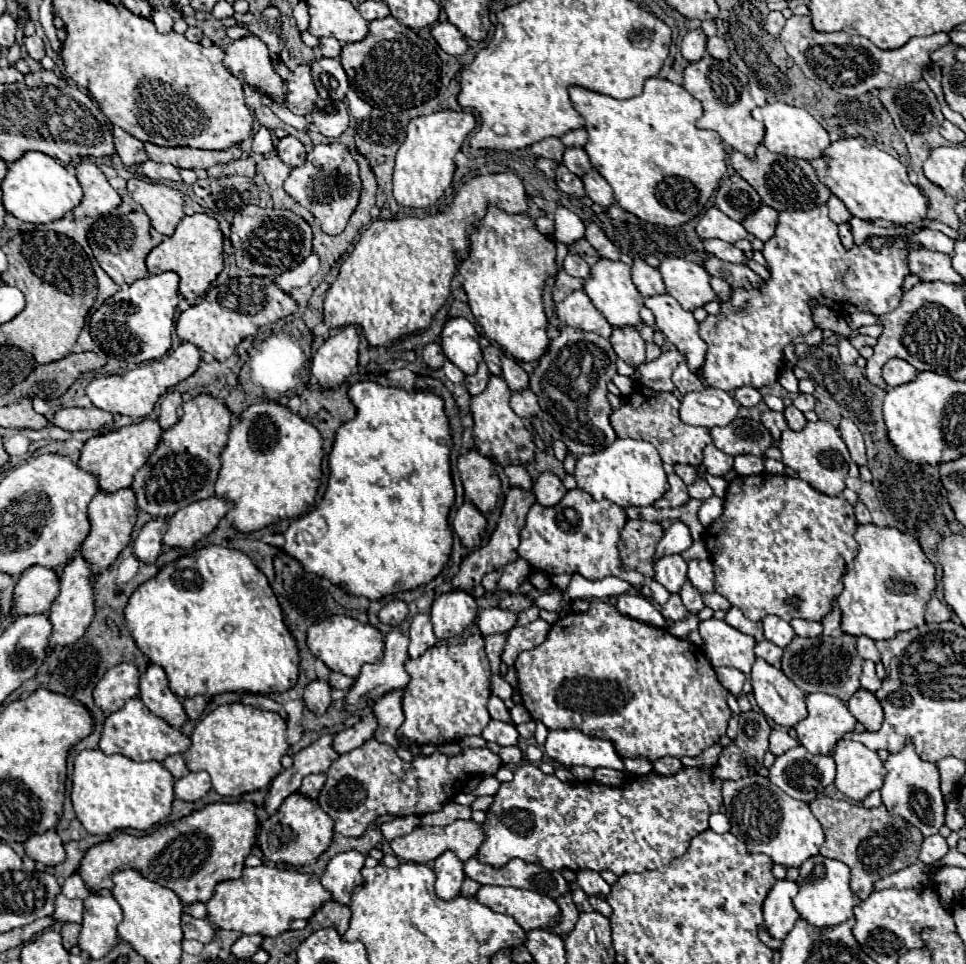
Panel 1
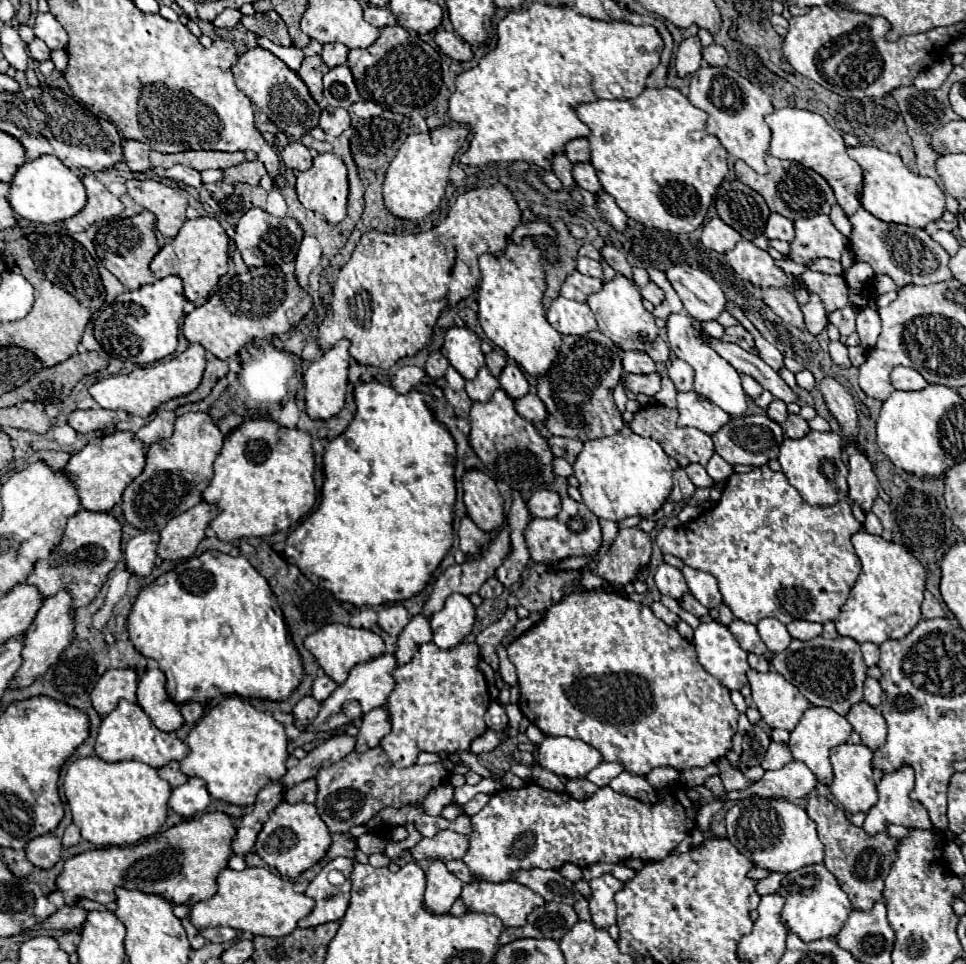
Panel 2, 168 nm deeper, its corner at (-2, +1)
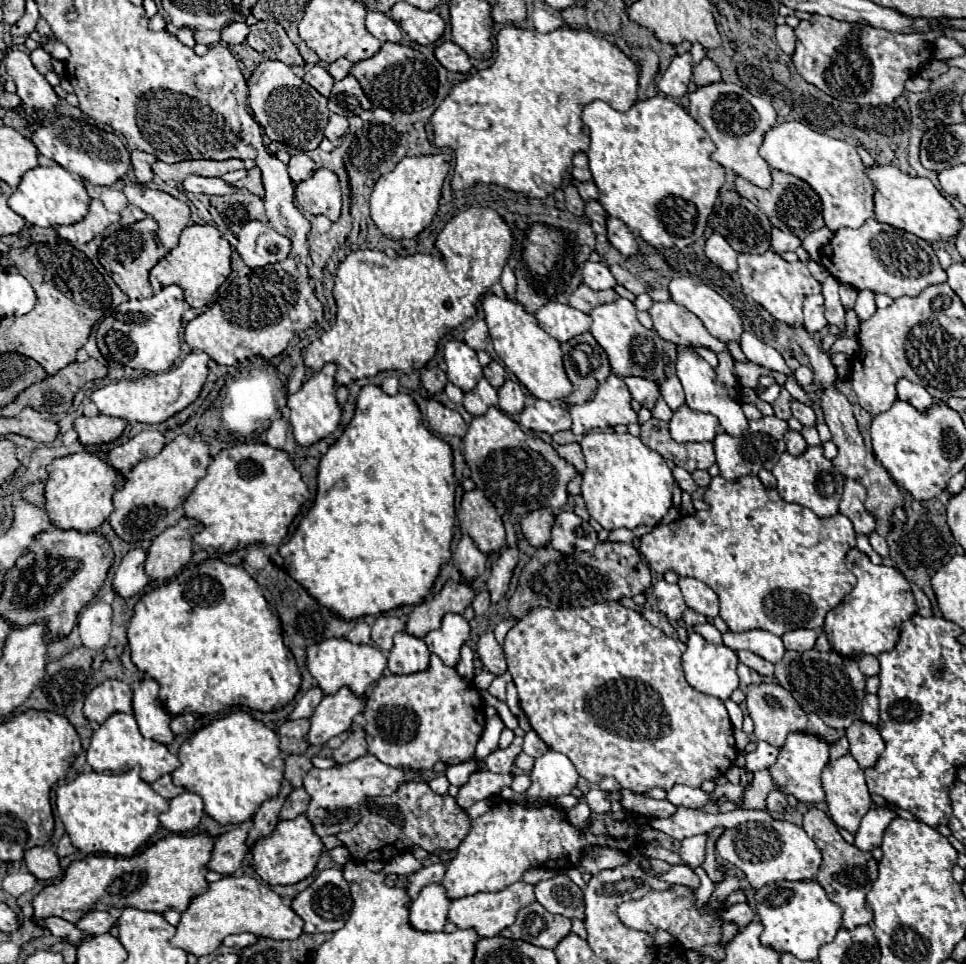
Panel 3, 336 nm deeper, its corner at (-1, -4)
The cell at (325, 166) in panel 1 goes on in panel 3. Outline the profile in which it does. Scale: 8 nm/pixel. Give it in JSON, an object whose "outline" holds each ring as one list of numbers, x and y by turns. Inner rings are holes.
{"outline":[[327,168,315,170,309,180,299,184,295,190,295,198,297,198,303,212,323,214,331,222,335,222,341,214,339,180]]}

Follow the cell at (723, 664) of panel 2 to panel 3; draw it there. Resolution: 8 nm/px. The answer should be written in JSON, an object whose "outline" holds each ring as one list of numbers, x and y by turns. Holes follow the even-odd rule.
{"outline":[[695,632,689,634,687,650,681,656,681,668,685,672,685,678,687,678,689,686,693,686,695,690,699,690,699,692,703,692,707,696,715,696,715,698,725,702,731,696,731,692,739,688,737,664,739,664,737,654,731,648,709,644,705,638,701,638]]}

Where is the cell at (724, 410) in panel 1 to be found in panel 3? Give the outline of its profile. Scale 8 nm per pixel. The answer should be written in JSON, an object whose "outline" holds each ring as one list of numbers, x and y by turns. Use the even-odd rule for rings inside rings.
{"outline":[[683,406,669,420,669,432,679,444,711,442,719,434,719,420,715,420,711,414,691,412,691,408]]}

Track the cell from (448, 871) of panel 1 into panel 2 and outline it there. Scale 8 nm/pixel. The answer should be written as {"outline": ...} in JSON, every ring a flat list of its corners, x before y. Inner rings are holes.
{"outline":[[434,861,430,865,430,869,426,871,426,881,424,903,428,903,428,907,432,907,432,911,436,913,450,911,452,903,460,897,464,883,448,871,444,861]]}

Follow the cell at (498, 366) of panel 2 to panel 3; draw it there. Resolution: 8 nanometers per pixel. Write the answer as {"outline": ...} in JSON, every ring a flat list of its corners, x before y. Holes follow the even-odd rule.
{"outline":[[495,360,489,366,483,368,483,374,485,374,485,378,489,380,489,384,493,388,501,388,503,382,505,382,505,368,499,362,495,362]]}

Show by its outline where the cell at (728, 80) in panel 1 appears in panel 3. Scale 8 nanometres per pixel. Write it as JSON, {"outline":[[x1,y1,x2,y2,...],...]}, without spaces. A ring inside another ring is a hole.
{"outline":[[717,82,697,88,695,92,689,94,689,100,691,100,689,106,691,118,703,126,703,130,709,134,709,138,717,148,711,154,711,158,719,162,723,168,733,170,737,176,745,178,747,182,765,190,771,188,771,168,759,156,759,146,763,144,763,136,767,130,775,126,775,118,777,118,771,102,749,94,749,90,743,86,727,84,727,82]]}

